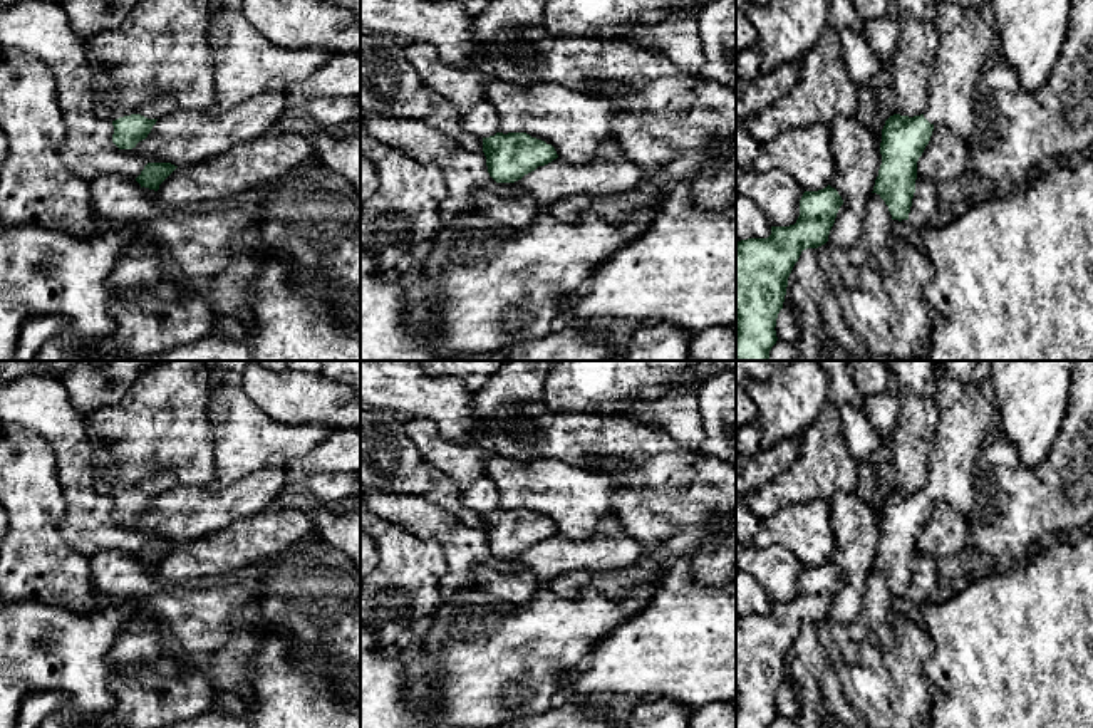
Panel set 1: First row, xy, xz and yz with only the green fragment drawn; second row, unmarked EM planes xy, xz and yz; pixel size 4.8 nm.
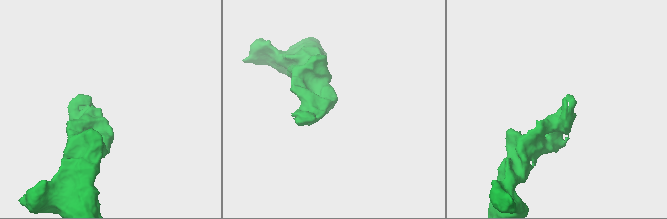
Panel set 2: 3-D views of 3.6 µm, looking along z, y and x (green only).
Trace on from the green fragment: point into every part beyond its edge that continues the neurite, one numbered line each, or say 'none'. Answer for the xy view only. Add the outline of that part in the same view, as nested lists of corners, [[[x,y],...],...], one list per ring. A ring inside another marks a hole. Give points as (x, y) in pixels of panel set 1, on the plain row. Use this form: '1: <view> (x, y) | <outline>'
1: xy (106, 482) | [[[112,468],[101,470],[94,476],[96,491],[109,497],[116,497],[119,493],[131,491],[131,490],[141,490],[148,495],[159,495],[169,490],[174,483],[176,480],[173,473],[158,473],[129,486],[119,483],[117,473]]]

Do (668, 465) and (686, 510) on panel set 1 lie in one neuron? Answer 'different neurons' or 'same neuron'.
same neuron

